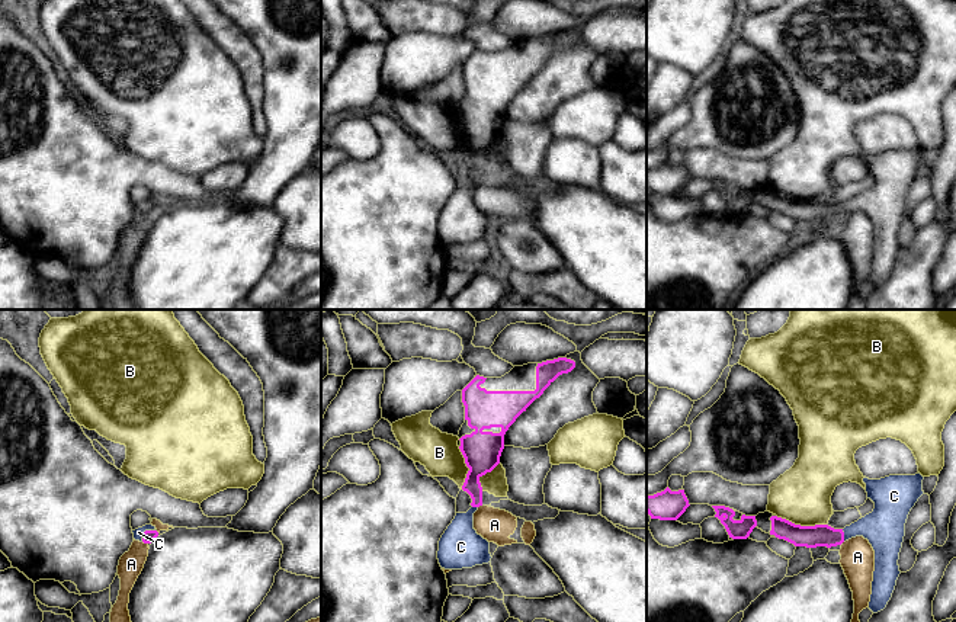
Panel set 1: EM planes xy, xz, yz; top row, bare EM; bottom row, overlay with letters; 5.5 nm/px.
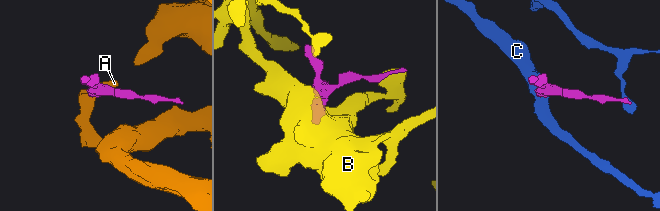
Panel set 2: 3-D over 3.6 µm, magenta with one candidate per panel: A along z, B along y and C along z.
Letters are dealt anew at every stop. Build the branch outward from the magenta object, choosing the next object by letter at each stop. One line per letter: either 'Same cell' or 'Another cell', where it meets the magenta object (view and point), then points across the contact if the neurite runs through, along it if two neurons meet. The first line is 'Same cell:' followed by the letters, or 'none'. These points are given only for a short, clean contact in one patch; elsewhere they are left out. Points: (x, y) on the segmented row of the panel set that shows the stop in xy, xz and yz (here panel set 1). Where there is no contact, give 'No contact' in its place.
Same cell: C
A: Another cell. Touches magenta at xy (146, 542). Boundary: xy (143, 541), (147, 544)
B: Another cell. Touches magenta at yz (799, 525)
C: Same cell. Touches magenta at xy (146, 531). Path across: xy (148, 536), (146, 531), (138, 532)

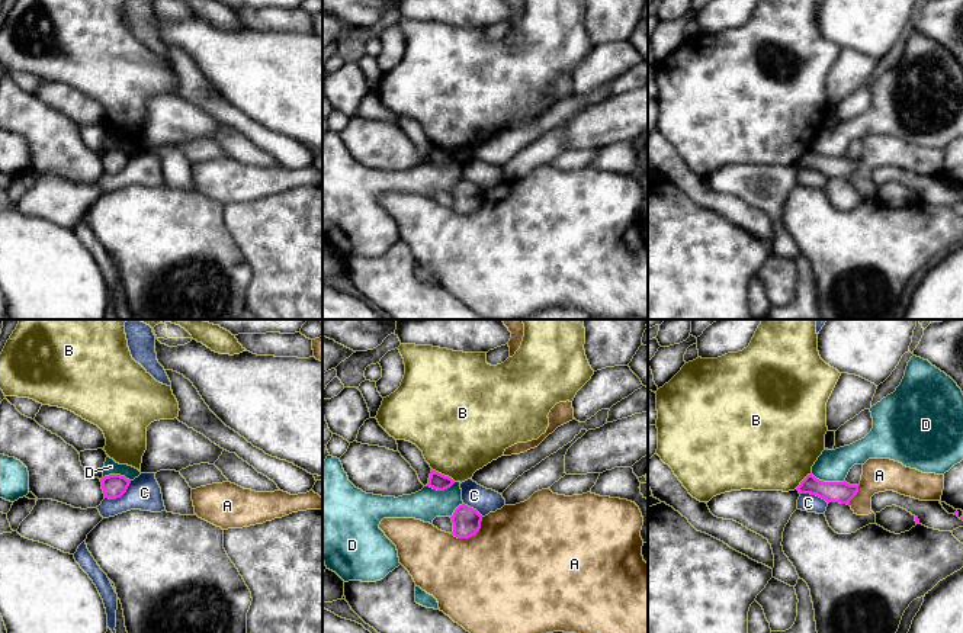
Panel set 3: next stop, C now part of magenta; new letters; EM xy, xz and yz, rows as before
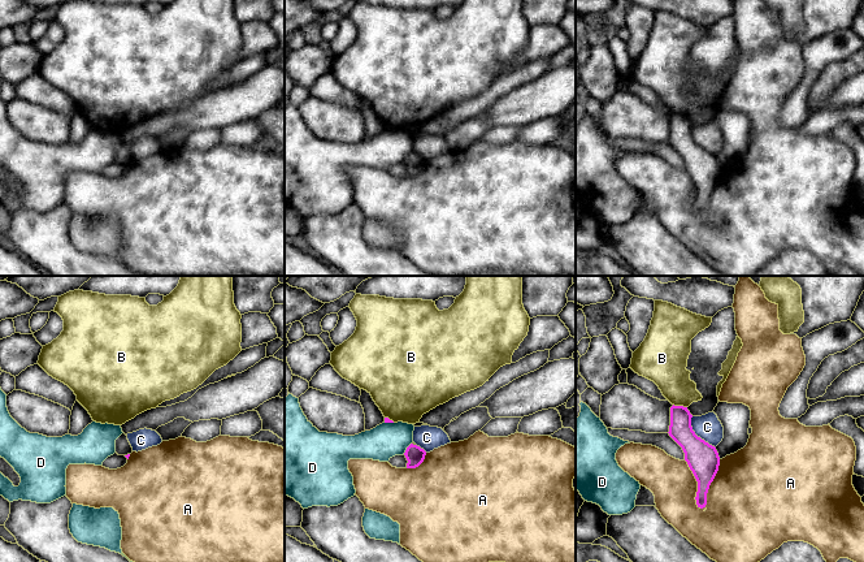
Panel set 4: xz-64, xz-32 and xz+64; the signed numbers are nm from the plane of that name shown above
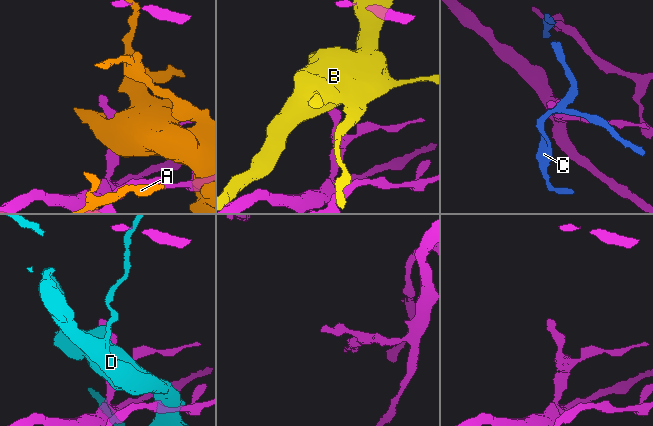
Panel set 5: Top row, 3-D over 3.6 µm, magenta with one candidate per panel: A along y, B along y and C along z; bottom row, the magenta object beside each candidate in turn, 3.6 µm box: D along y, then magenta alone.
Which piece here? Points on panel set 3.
Same cell: none
A: Another cell. Touches magenta at xz (471, 536)
B: Another cell. Touches magenta at xz (443, 475). Boundary: xz (432, 468), (455, 481)
C: Another cell. Touches magenta at xy (119, 497). Boundary: xy (131, 481), (119, 497), (105, 498)
D: Another cell. Touches magenta at yz (828, 482)

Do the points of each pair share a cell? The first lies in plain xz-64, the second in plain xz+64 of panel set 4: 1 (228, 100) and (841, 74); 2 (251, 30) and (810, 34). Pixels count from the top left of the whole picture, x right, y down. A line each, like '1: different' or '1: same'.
1: different
2: different

